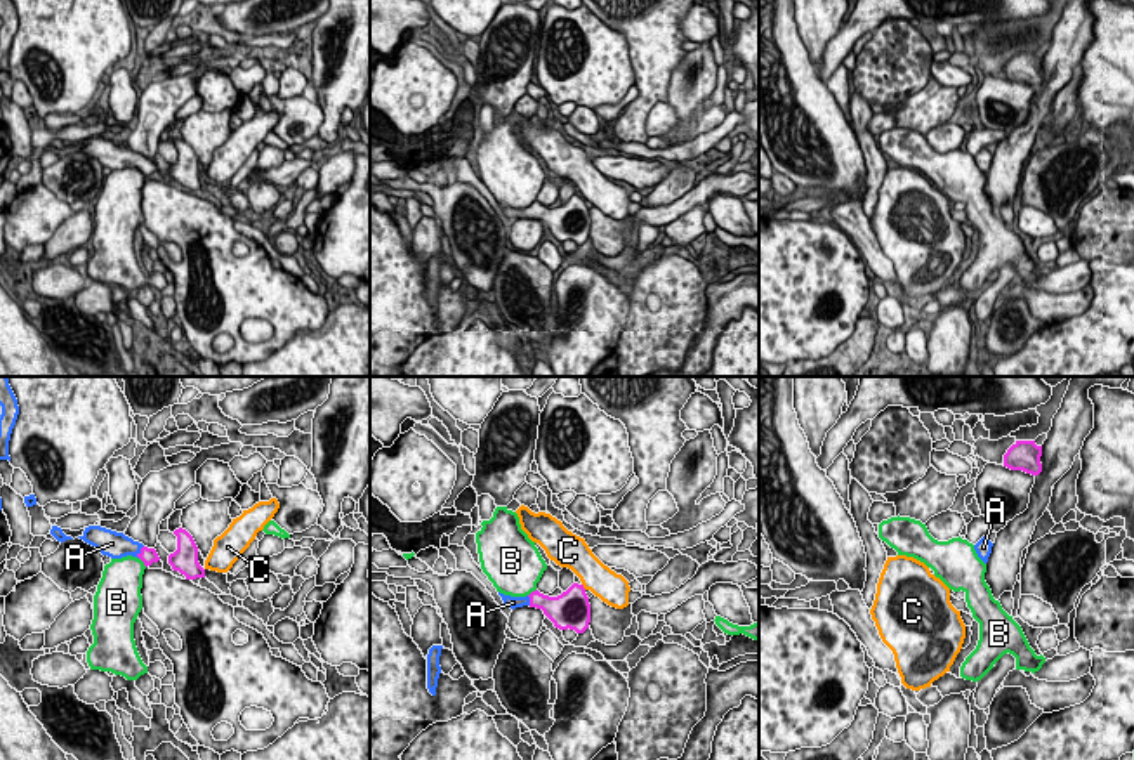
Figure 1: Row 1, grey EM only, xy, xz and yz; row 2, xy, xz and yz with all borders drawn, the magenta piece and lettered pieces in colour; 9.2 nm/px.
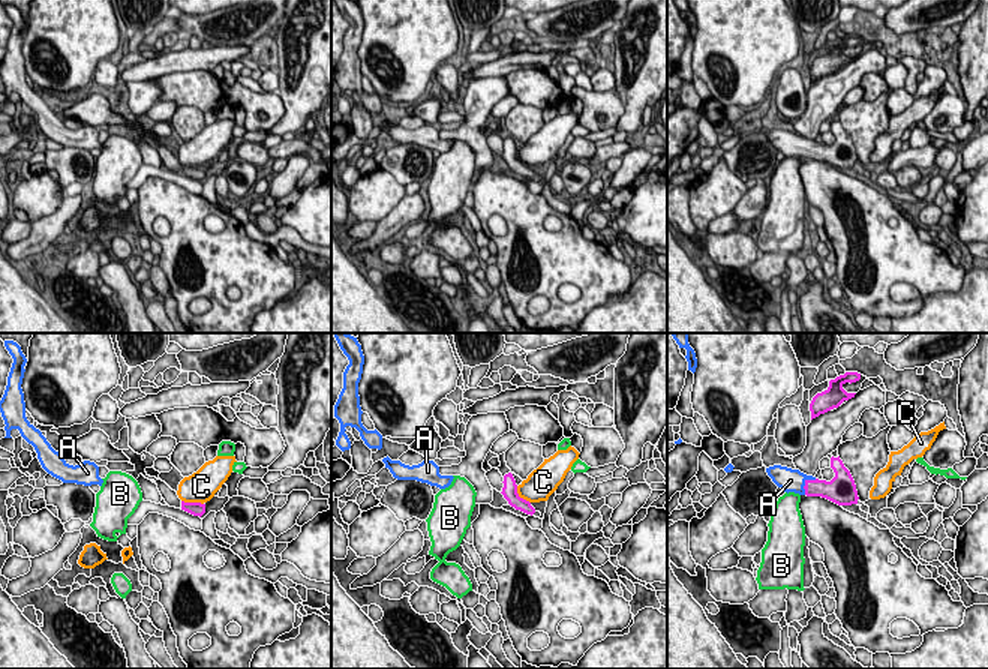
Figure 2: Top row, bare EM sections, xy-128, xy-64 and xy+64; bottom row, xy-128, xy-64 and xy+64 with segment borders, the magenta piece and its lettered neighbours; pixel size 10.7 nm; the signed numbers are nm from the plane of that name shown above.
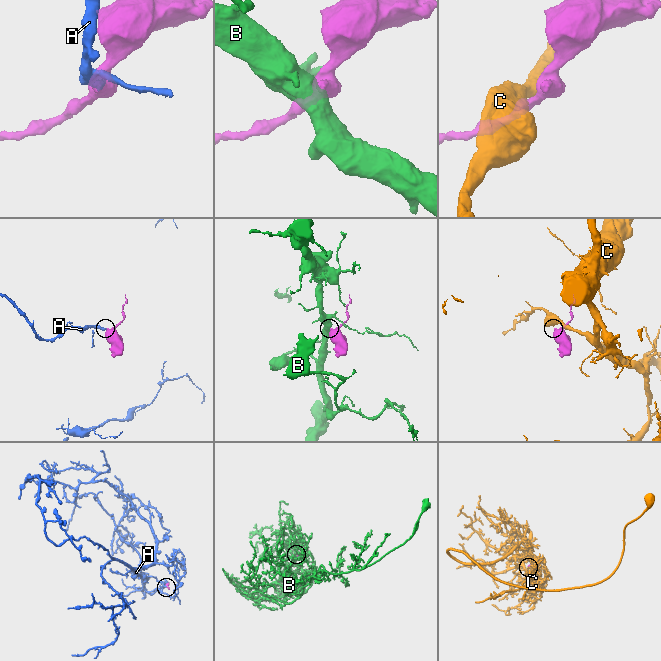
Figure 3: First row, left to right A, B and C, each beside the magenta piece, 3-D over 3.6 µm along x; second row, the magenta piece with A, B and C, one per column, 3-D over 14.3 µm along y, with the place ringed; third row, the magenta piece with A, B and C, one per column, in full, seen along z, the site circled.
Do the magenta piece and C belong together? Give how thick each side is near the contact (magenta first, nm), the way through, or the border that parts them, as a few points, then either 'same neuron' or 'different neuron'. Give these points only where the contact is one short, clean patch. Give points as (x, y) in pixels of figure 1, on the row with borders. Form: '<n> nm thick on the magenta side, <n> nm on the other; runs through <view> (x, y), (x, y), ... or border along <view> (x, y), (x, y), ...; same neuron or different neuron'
340 nm thick on the magenta side, 280 nm on the other; border along xz (582, 583), (586, 589); different neuron

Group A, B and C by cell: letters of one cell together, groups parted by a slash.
A / B / C

